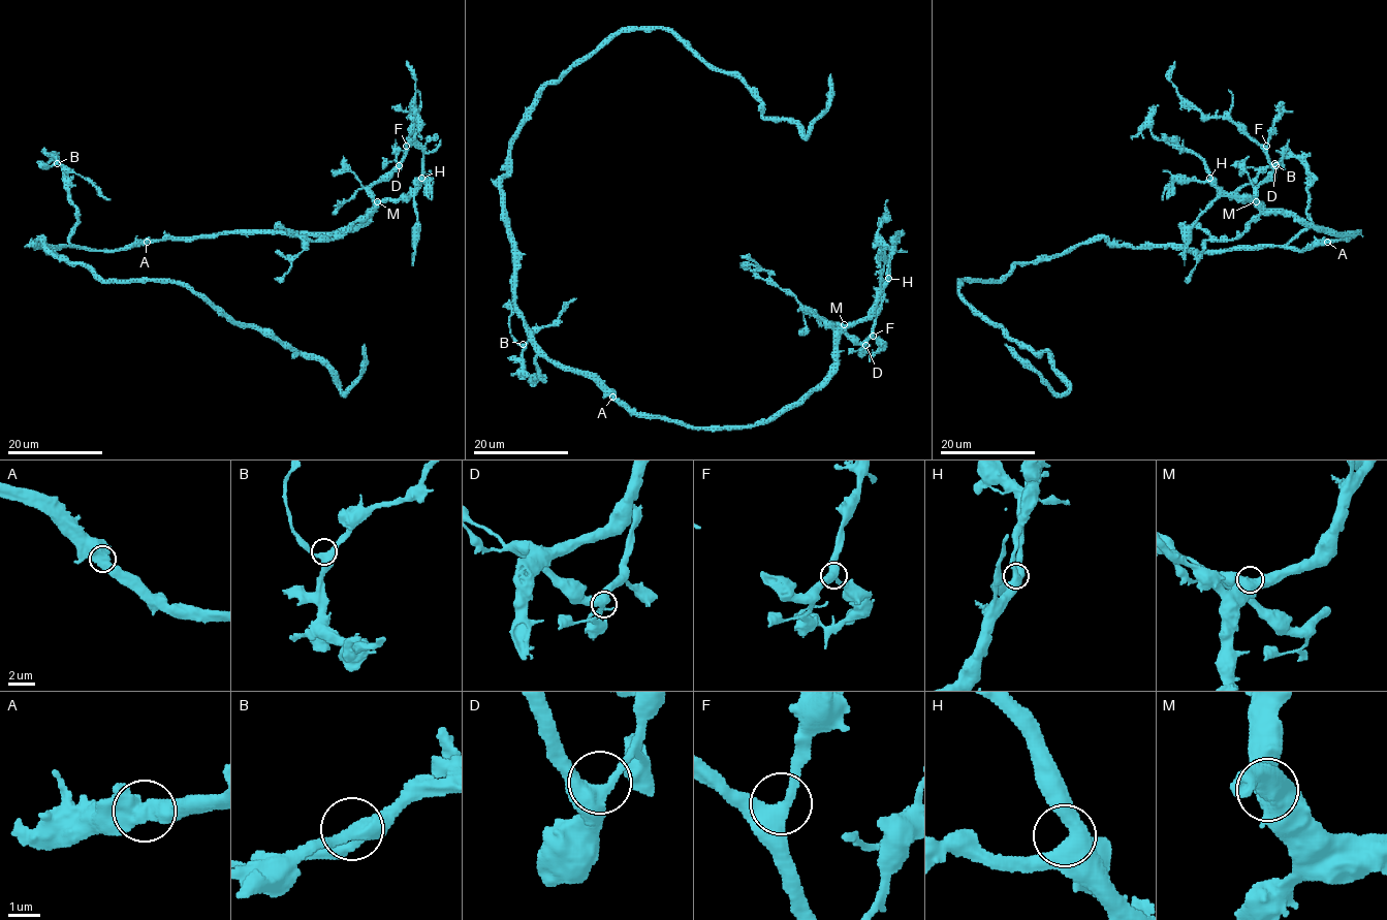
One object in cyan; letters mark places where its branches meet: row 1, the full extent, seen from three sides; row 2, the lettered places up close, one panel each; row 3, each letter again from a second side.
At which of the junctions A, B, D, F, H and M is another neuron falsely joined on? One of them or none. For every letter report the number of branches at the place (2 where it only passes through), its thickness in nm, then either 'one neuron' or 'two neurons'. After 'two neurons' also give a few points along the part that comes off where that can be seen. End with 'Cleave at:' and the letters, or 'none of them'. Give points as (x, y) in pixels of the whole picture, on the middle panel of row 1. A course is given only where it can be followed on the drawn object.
A: 3 branches meet; 650 nm thick; one neuron
B: 3 branches meet; 400 nm thick; one neuron
D: 3 branches meet; 480 nm thick; one neuron
F: 3 branches meet; 360 nm thick; one neuron
H: 3 branches meet; 480 nm thick; one neuron
M: 3 branches meet; 480 nm thick; one neuron
Cleave at: none of them

